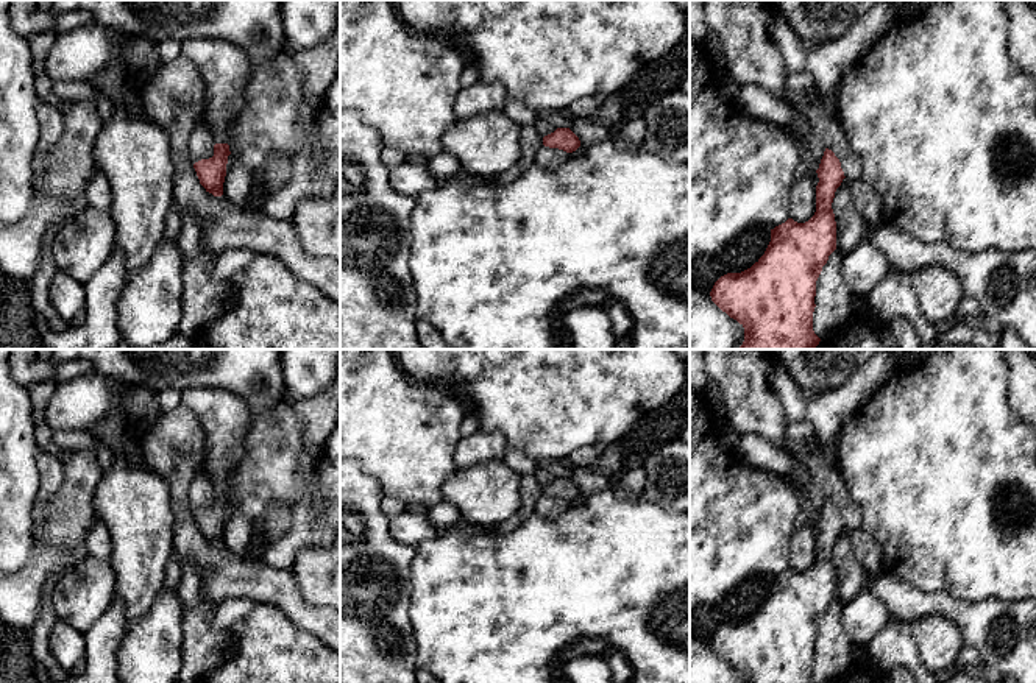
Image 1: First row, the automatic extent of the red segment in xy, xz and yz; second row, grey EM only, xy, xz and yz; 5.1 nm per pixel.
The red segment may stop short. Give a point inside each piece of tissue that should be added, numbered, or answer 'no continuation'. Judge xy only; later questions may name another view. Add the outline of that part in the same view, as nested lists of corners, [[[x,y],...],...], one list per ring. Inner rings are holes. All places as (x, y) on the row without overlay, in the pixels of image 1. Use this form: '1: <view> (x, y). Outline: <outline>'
1: xy (223, 417). Outline: [[[190,387],[181,402],[198,416],[204,435],[204,468],[214,479],[215,493],[228,493],[229,472],[243,455],[243,438],[250,427],[247,402],[220,387]]]

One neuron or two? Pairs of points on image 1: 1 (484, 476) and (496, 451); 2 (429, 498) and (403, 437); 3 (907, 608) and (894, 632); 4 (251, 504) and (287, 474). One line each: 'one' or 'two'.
1: two
2: one
3: two
4: one

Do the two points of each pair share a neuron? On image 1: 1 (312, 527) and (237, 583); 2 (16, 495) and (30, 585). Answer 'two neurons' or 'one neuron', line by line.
1: two neurons
2: two neurons

